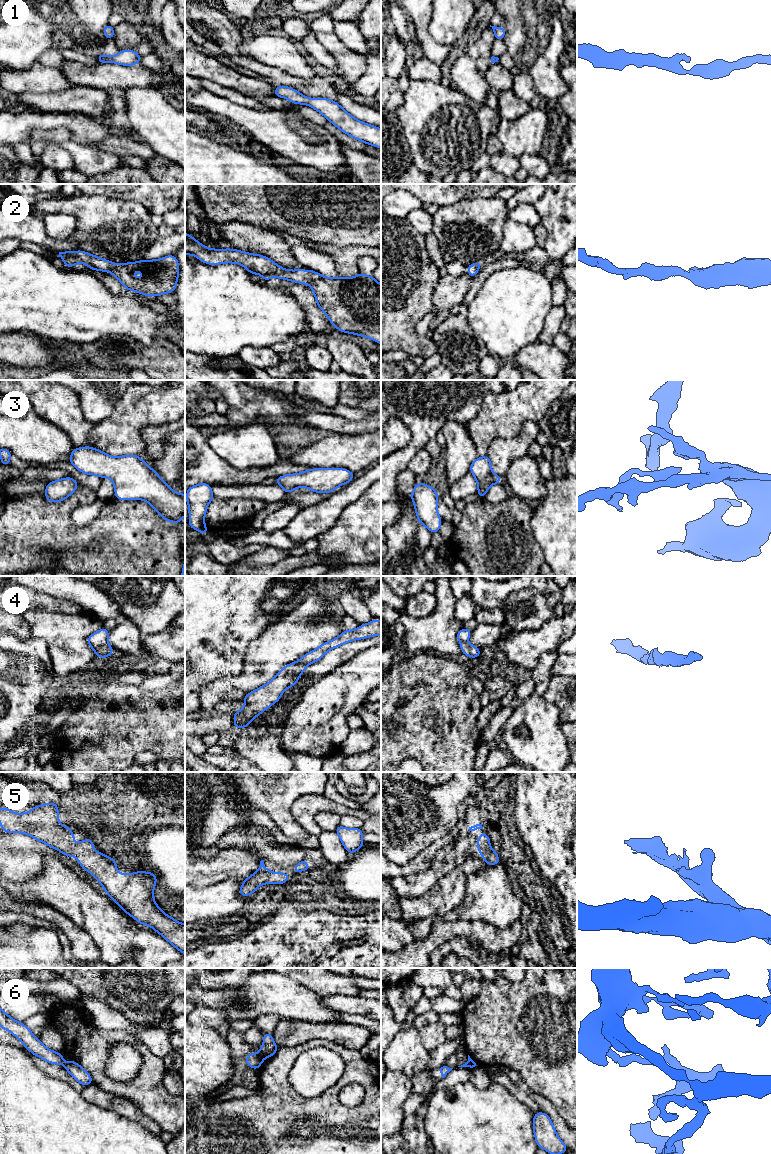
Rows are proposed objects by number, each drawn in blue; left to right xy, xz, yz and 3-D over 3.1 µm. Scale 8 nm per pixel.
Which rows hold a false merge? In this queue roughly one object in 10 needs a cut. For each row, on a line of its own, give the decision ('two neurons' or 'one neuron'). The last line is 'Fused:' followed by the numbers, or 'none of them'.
1: one neuron
2: one neuron
3: one neuron
4: one neuron
5: one neuron
6: one neuron
Fused: none of them

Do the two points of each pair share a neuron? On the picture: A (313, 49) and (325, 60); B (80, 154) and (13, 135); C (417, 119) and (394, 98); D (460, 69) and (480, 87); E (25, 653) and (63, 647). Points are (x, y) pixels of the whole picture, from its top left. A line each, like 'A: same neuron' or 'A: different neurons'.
A: same neuron
B: different neurons
C: different neurons
D: same neuron
E: different neurons

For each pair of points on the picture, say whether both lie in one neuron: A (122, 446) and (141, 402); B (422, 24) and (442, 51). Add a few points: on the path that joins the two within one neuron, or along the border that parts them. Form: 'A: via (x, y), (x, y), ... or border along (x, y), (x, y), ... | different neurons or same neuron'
A: via (122, 435), (125, 424), (133, 413) | same neuron
B: via (422, 32), (422, 36), (434, 48) | same neuron

